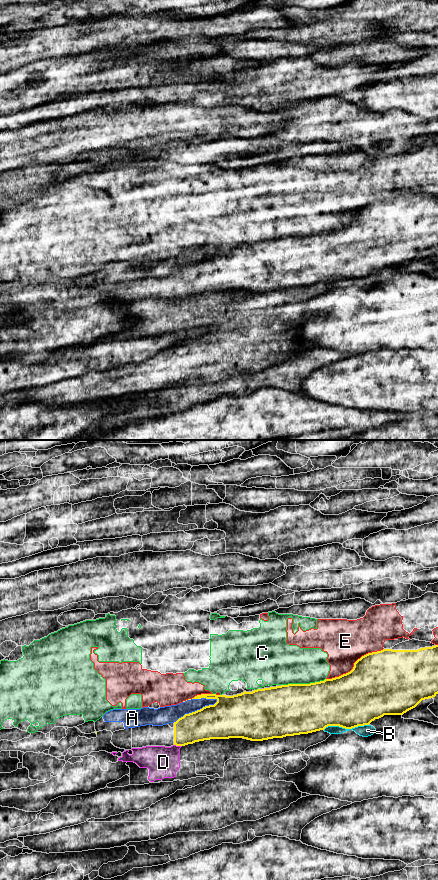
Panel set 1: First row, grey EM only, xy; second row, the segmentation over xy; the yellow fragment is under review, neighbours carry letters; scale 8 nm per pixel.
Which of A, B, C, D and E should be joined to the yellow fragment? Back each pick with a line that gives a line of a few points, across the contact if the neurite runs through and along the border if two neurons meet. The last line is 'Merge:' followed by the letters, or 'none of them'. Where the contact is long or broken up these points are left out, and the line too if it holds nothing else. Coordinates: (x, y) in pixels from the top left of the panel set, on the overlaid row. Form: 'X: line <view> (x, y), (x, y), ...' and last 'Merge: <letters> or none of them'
Merge: none of them

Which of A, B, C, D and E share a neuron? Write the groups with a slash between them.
A / B D / C E

